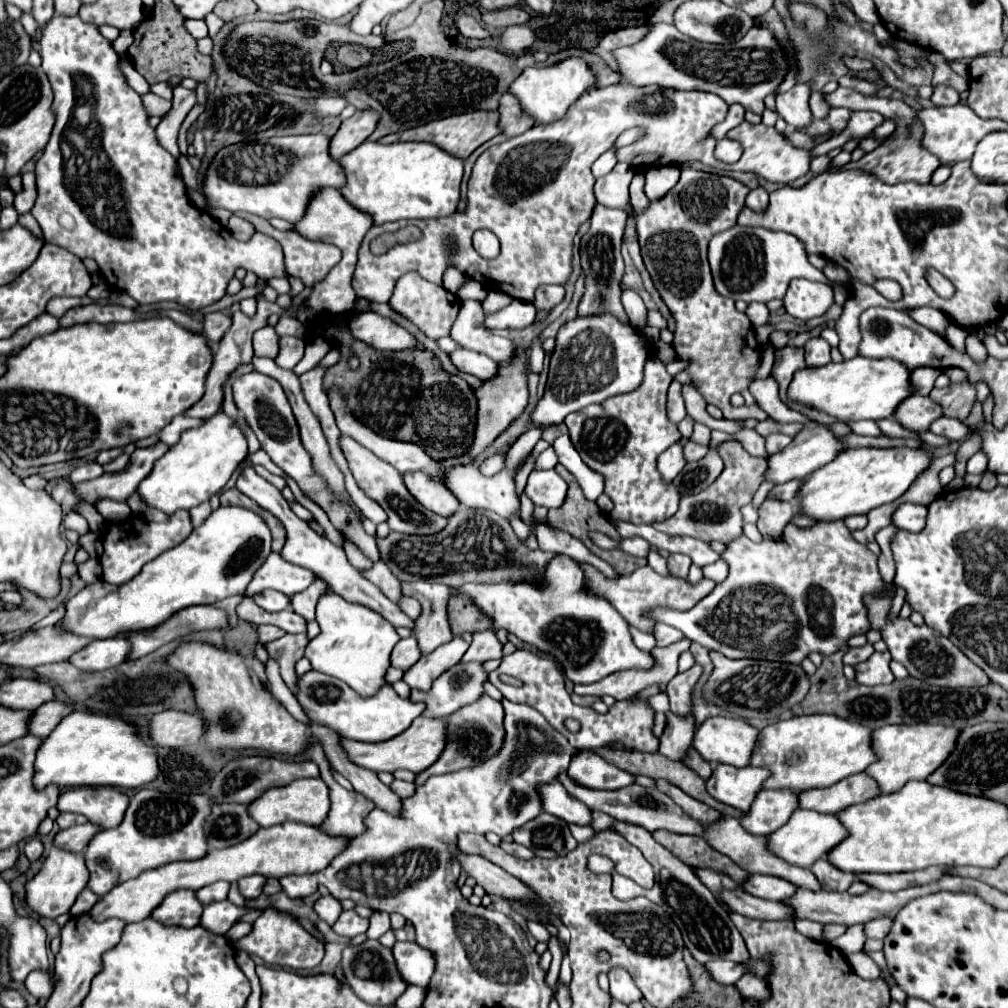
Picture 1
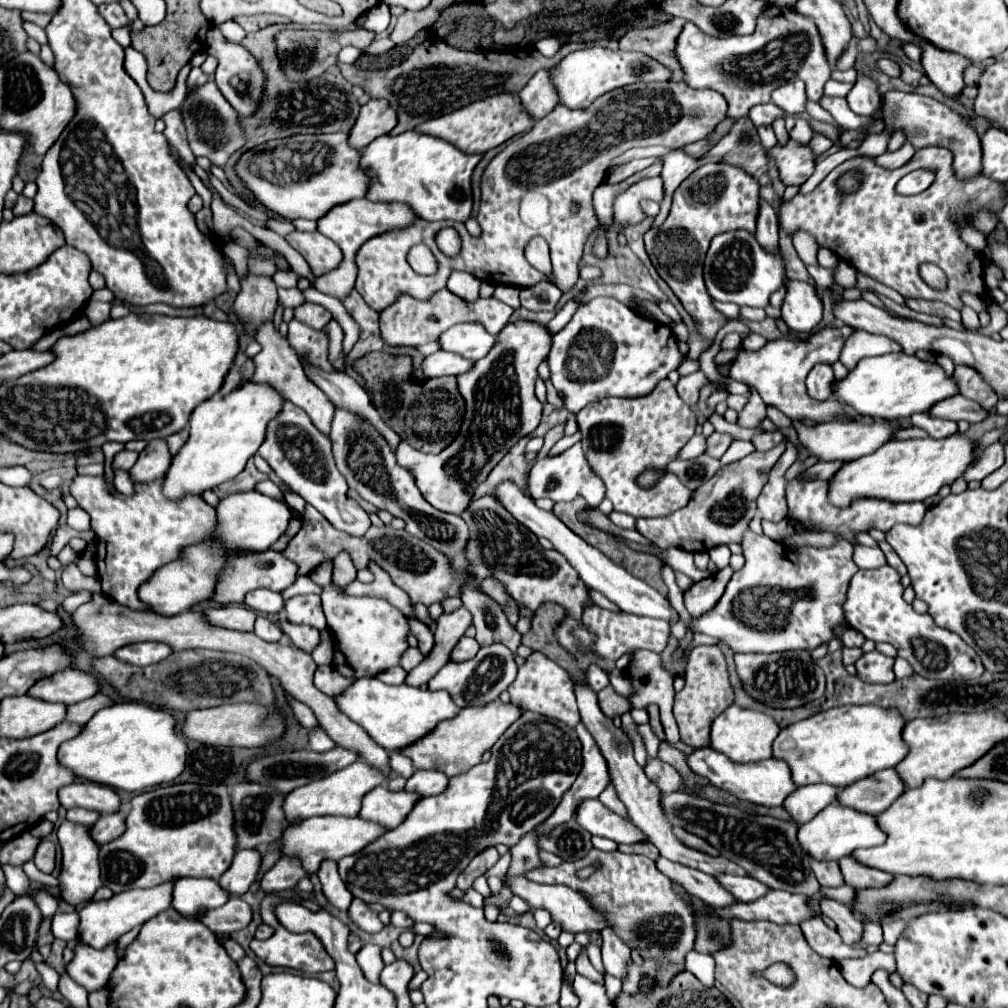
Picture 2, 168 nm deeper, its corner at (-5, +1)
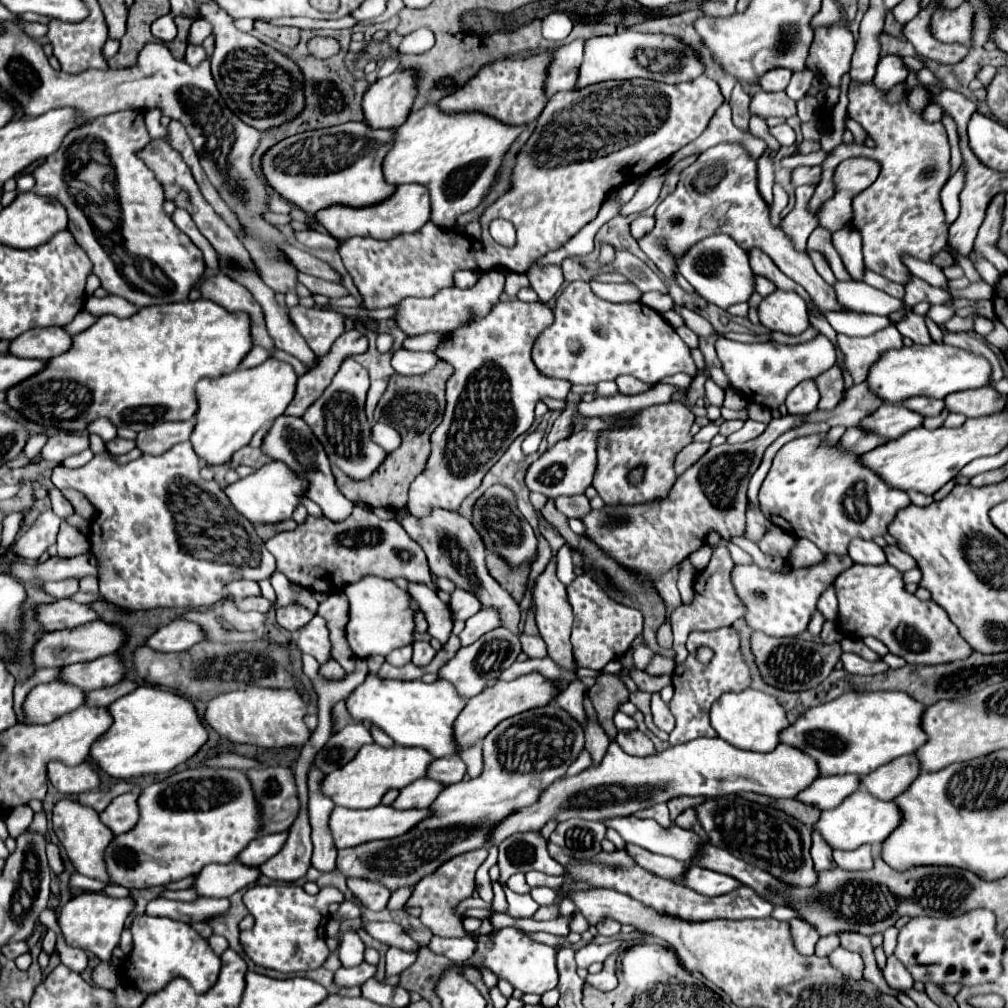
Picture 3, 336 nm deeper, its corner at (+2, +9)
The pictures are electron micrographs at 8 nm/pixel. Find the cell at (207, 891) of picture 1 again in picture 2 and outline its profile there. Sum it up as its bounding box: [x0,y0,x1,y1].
[219,849,263,895]

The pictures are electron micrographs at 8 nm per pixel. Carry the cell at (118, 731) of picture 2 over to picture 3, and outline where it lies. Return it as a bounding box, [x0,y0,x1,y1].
[90,685,208,779]

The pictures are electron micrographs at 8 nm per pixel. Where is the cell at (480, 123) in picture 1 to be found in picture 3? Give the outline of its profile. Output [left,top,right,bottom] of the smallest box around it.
[438,51,550,127]

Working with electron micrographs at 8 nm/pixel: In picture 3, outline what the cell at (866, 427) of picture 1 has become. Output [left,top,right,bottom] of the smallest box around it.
[716,335,836,409]

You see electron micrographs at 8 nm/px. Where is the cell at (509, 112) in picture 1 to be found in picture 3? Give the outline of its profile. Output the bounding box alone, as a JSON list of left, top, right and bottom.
[544,39,584,97]

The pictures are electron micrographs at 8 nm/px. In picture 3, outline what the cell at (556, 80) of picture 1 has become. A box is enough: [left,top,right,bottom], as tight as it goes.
[576,31,702,89]

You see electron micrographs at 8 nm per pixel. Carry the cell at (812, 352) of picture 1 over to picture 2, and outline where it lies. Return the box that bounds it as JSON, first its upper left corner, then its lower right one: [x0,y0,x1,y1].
[807,365,833,401]

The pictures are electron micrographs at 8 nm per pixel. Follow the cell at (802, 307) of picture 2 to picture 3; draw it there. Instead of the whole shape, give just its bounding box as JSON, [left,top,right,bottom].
[760,291,808,333]

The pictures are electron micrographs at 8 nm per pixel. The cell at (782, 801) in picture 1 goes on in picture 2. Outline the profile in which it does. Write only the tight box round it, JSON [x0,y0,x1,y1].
[783,785,839,825]

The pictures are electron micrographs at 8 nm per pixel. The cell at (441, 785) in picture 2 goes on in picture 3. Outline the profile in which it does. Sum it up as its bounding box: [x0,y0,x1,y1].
[426,757,466,785]

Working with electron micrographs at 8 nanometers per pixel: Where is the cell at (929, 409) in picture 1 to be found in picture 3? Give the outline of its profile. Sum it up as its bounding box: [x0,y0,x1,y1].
[944,387,1006,417]

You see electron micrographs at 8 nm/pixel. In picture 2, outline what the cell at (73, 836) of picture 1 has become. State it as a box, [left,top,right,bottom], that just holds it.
[91,809,125,845]

